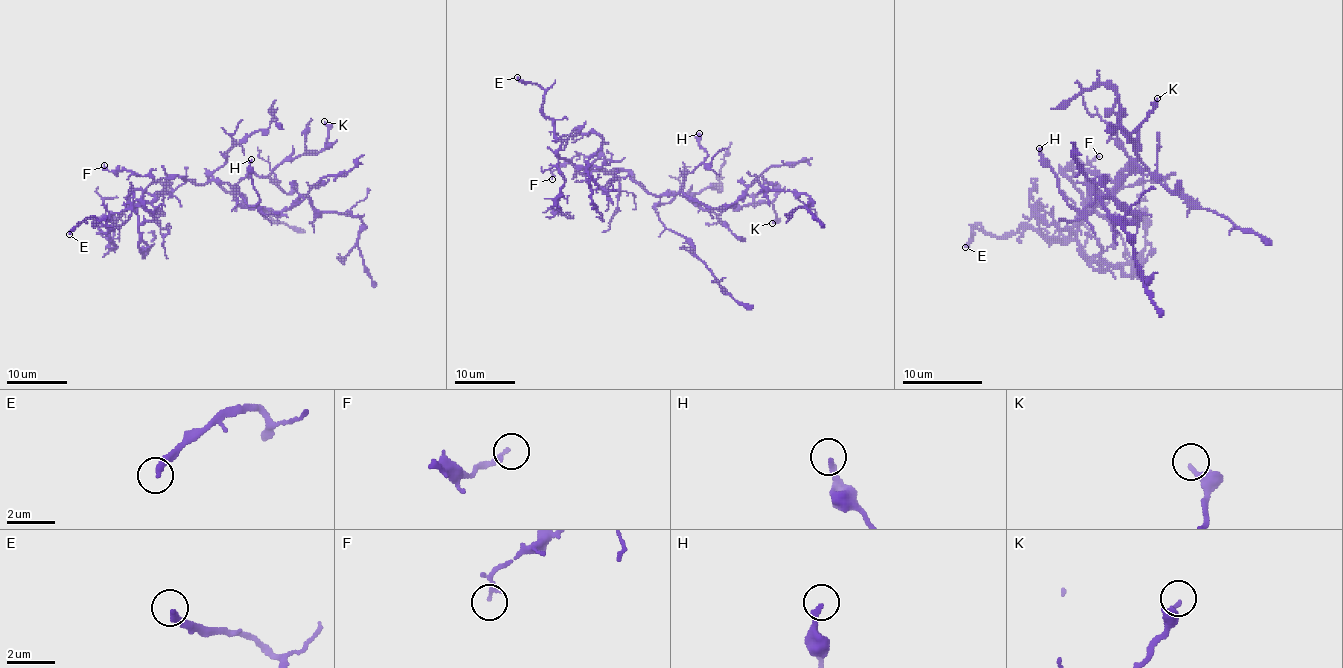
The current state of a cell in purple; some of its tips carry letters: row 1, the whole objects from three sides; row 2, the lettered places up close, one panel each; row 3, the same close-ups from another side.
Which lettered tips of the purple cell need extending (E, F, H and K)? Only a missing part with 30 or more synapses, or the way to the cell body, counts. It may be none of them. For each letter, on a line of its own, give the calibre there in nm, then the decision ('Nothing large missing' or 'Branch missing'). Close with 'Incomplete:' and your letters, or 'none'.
E: Thickness 280 nm. Branch missing
F: Thickness 170 nm. Nothing large missing
H: Thickness 200 nm. Nothing large missing
K: Thickness 240 nm. Nothing large missing
Incomplete: E

